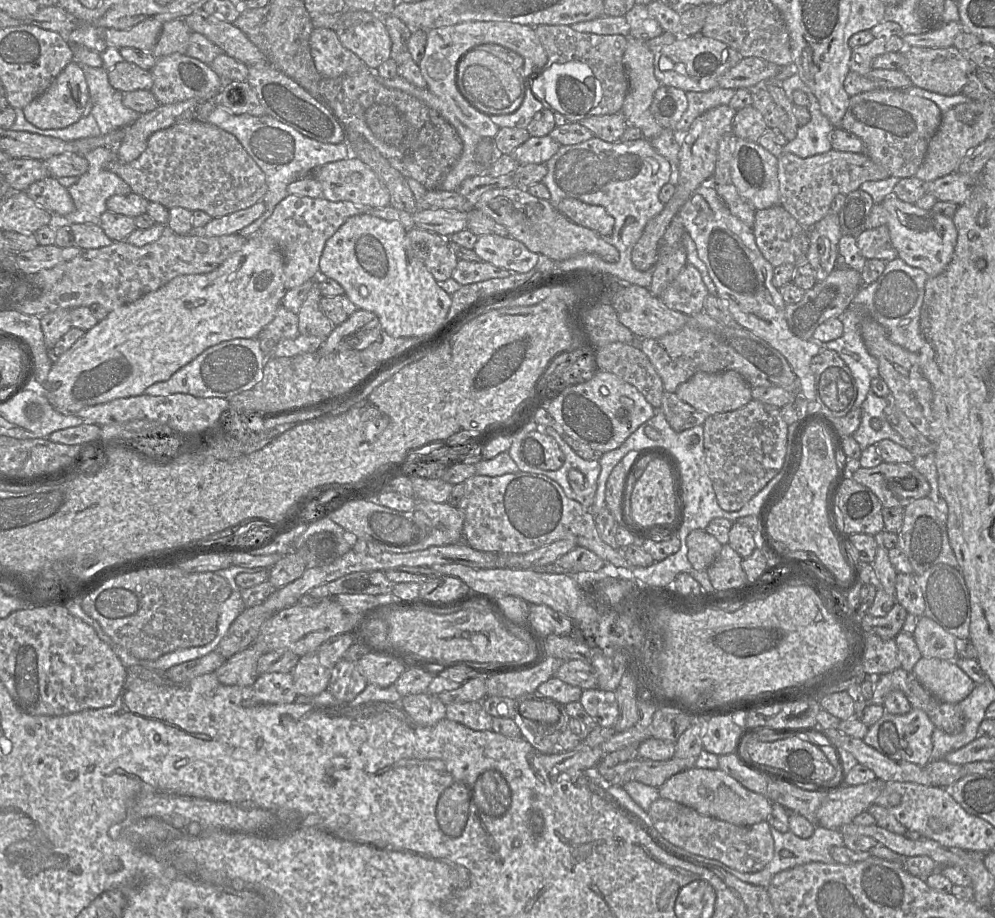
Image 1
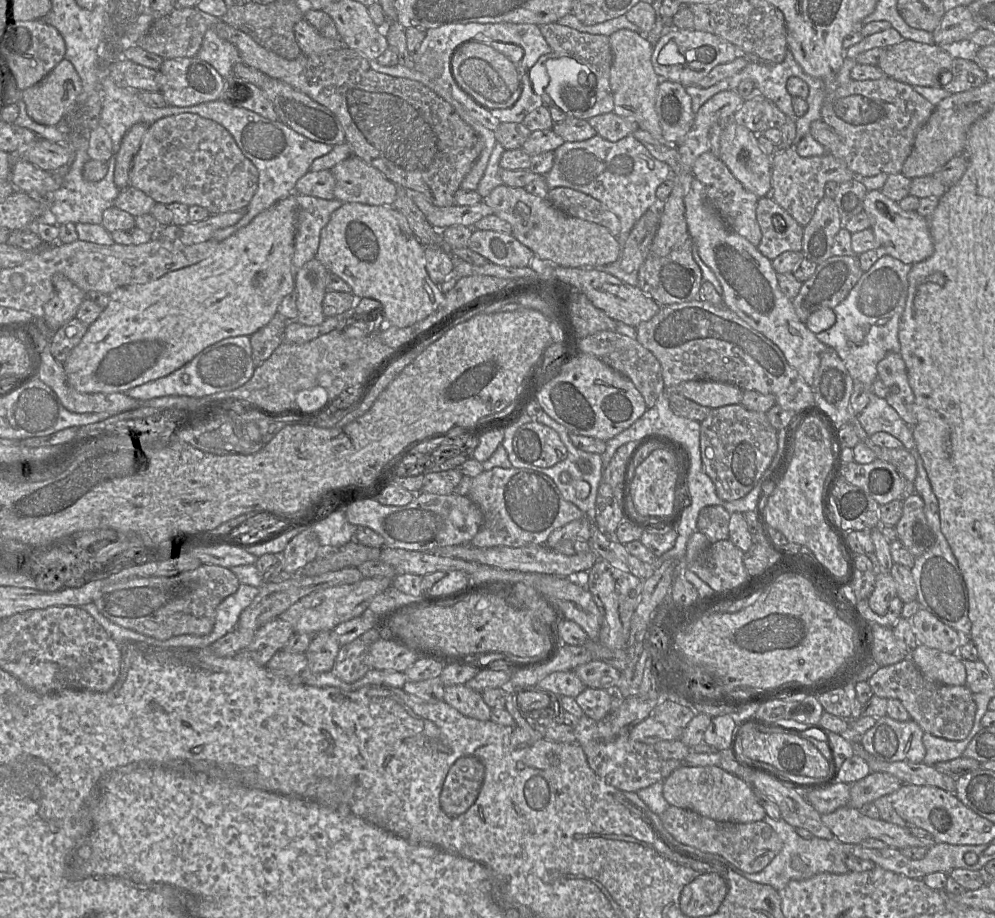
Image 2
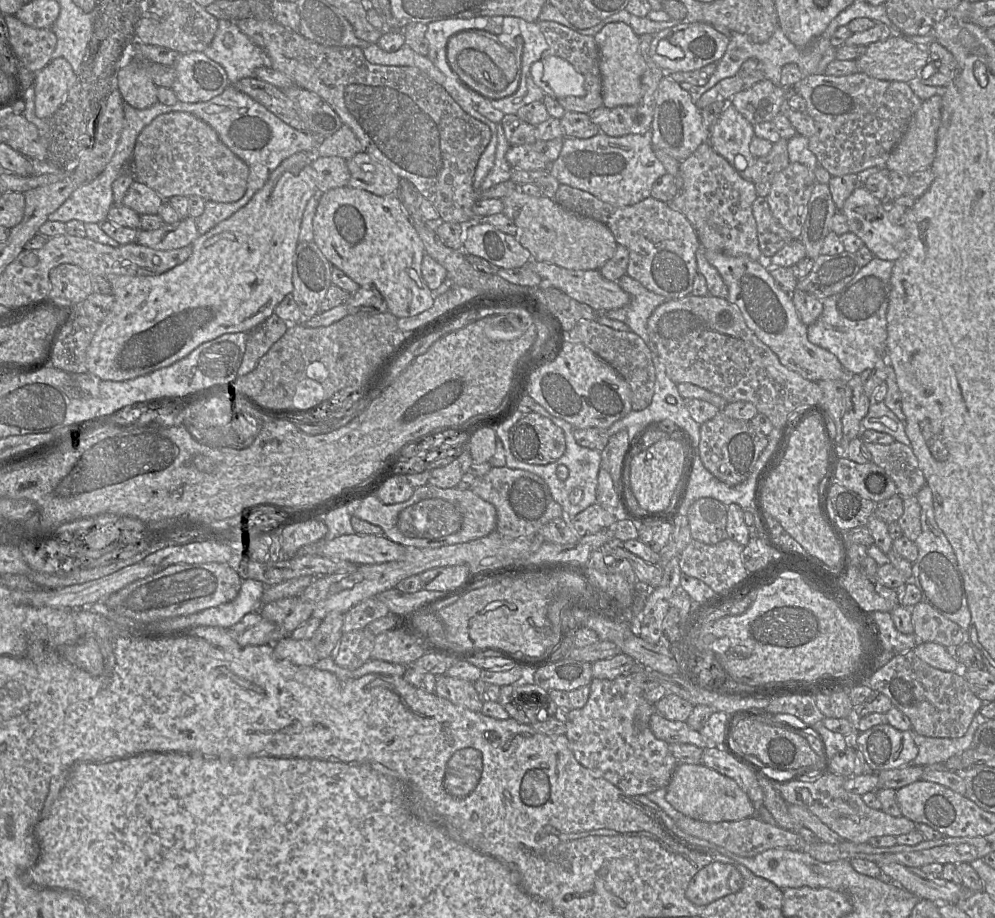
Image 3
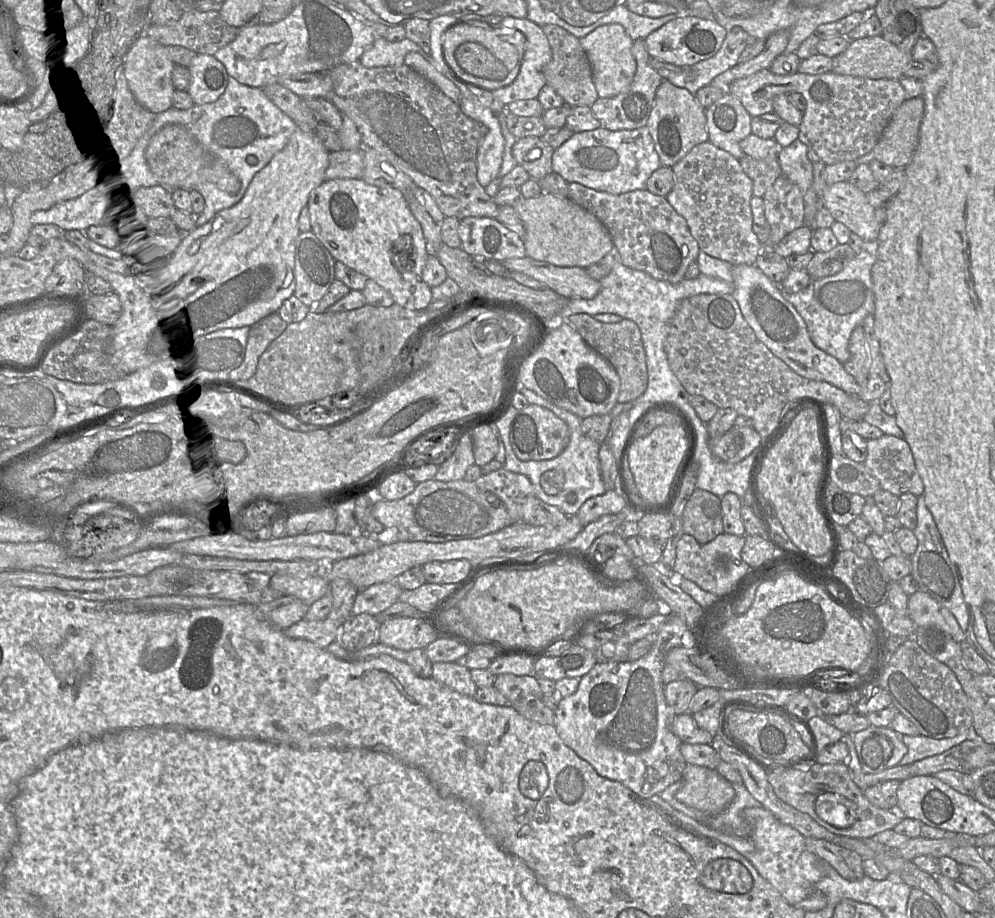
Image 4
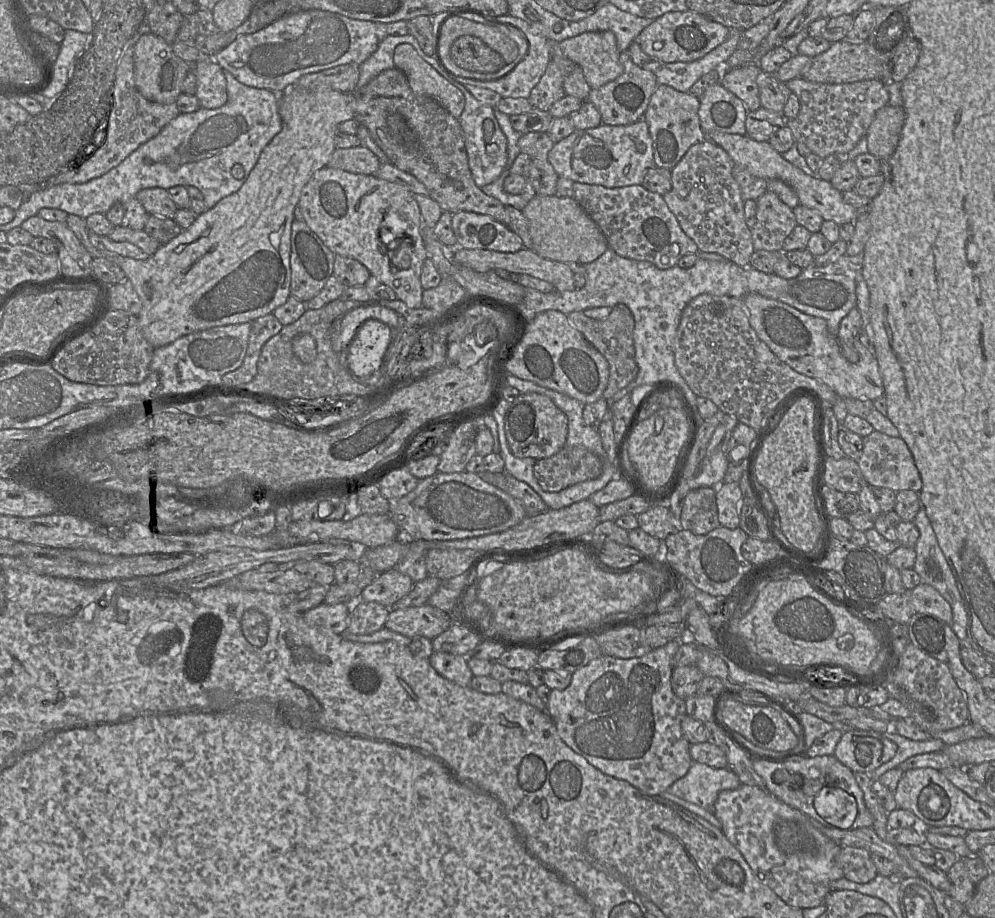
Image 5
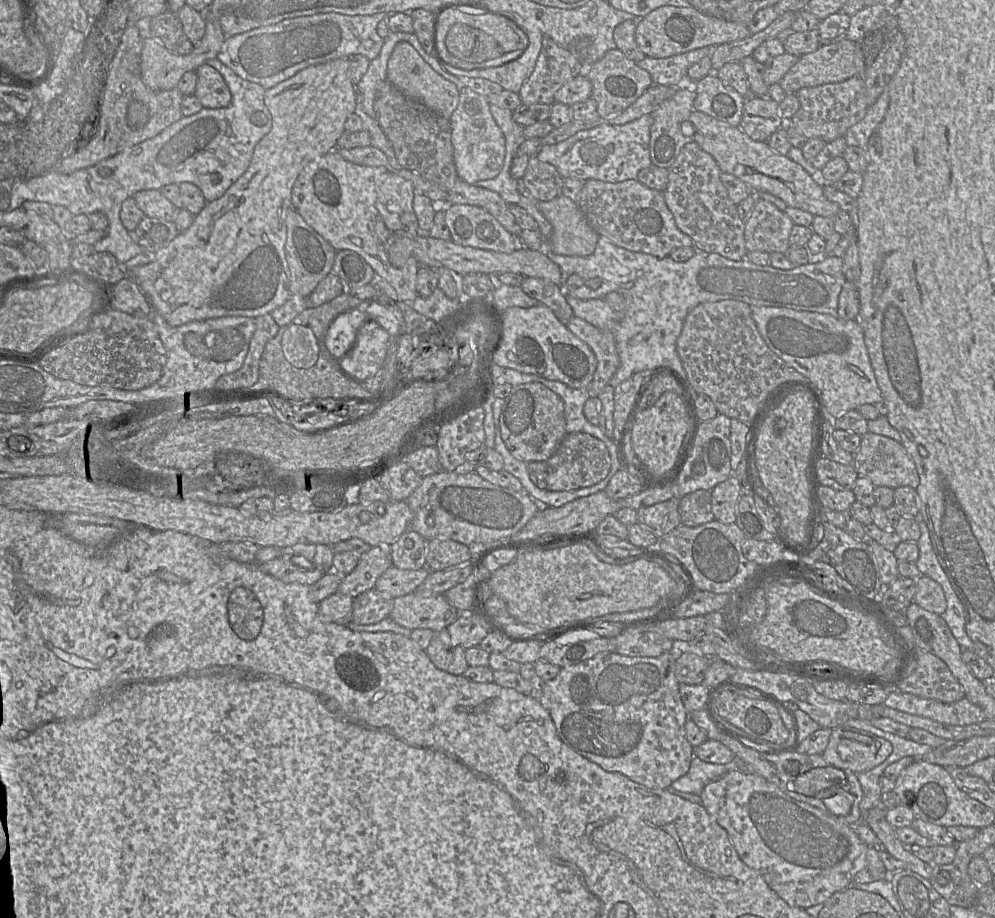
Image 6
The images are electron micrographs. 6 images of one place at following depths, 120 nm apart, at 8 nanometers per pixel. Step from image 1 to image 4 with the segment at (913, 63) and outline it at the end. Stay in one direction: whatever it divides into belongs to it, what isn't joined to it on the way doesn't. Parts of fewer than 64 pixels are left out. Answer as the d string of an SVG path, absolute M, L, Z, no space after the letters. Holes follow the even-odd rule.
M873 36L850 41L847 49L833 59L832 72L836 74L899 80L912 55L882 36Z

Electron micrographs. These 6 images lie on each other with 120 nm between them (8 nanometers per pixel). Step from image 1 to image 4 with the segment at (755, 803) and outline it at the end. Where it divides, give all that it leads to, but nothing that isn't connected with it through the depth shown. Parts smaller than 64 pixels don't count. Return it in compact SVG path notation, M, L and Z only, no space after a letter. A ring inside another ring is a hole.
M687 764L682 775L682 786L676 798L707 816L721 813L734 799L732 783L716 769Z

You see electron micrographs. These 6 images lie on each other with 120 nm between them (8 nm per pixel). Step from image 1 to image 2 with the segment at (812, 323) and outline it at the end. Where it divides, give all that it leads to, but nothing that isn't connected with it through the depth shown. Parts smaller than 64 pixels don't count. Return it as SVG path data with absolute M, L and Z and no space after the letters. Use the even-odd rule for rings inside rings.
M831 256L818 264L814 274L802 283L798 295L792 302L798 318L803 323L806 323L815 311L822 308L834 309L848 296L863 274L858 256Z

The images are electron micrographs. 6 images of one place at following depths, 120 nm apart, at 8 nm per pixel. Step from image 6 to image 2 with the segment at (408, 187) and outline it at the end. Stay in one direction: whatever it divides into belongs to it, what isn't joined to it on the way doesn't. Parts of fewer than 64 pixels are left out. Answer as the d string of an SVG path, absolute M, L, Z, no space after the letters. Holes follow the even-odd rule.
M343 203L332 215L320 234L316 259L344 280L359 298L375 299L382 305L387 325L404 328L422 321L439 307L444 295L433 283L426 270L425 247L412 232L406 218L392 206L372 206Z

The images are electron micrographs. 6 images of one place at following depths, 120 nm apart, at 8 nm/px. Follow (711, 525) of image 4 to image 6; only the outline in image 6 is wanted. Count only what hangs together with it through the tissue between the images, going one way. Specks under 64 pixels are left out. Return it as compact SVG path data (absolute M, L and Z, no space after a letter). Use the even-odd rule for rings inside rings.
M696 490L679 500L681 524L697 527L714 520L711 511L711 490Z

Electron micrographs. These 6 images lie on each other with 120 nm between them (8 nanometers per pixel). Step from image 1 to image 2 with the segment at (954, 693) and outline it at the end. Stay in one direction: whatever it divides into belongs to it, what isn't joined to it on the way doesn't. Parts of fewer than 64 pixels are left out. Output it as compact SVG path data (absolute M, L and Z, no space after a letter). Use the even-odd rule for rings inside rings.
M918 645L911 651L911 659L928 679L944 684L961 686L966 684L966 669L955 654Z

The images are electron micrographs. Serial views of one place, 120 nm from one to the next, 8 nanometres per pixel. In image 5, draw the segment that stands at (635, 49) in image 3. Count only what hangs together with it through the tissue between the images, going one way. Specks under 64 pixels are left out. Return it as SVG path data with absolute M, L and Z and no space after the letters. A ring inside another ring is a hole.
M611 31L585 32L559 45L565 57L582 68L591 89L605 85L623 72L616 37Z

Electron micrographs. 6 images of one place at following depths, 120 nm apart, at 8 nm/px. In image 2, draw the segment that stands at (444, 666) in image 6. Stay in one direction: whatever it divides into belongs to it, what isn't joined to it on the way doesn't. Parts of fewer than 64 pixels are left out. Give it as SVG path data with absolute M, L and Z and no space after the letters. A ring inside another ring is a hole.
M465 684L446 686L444 701L467 717L481 721L491 720L491 708L481 693Z

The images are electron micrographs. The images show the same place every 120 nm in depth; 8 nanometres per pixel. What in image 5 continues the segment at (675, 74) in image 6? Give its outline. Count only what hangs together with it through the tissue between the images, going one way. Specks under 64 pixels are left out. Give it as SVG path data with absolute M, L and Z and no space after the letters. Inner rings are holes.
M730 28L724 42L702 58L692 62L663 63L653 72L657 85L664 84L681 92L690 92L692 85L709 71L724 66L727 59L738 48L743 30Z

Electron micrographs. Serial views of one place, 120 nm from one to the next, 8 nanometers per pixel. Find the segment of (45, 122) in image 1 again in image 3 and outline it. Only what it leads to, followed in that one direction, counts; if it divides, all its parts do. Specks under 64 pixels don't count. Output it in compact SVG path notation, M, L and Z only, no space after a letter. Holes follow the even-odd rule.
M57 58L34 75L34 108L39 119L50 118L63 104L76 82L70 63Z

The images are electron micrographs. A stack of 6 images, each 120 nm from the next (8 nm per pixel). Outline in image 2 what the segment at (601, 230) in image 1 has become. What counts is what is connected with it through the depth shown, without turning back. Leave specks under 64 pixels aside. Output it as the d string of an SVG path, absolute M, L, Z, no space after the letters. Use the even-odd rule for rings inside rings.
M556 187L549 189L546 199L571 217L606 227L614 237L620 233L621 223L617 215L600 201L583 192L568 187Z

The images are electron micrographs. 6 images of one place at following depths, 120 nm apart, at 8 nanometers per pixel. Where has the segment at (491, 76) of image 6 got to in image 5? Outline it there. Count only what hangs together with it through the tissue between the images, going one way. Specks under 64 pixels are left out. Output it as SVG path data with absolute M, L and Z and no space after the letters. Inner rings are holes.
M508 14L496 16L493 22L511 25L522 31L528 41L528 52L520 63L505 76L491 81L459 77L463 85L471 84L498 93L502 98L526 98L538 84L550 61L549 41L540 34L533 33L522 19Z

